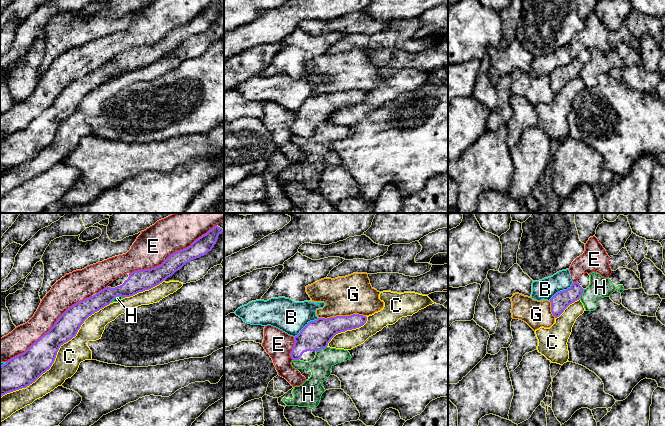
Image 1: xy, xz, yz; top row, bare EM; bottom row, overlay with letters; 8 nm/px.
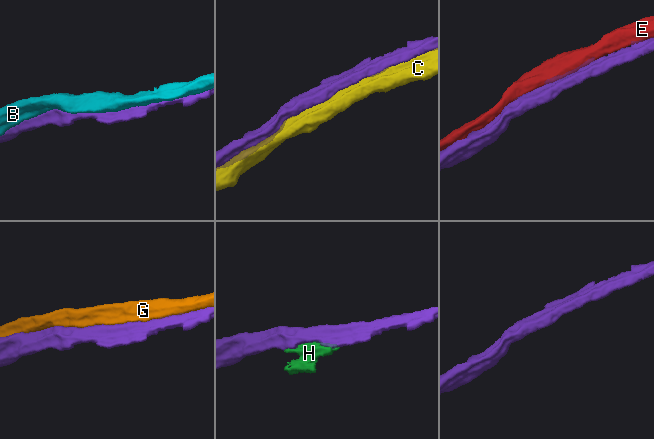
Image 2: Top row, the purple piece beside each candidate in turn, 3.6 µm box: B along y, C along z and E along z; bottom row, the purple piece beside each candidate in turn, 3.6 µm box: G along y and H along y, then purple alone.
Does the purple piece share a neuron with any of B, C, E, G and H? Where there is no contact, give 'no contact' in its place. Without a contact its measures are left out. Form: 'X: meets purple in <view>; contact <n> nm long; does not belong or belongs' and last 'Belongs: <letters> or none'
B: meets purple in yz; contact 240 nm long; does not belong
C: meets purple in xy; contact 1150 nm long; does not belong
E: meets purple in xy; contact 800 nm long; does not belong
G: meets purple in xz; contact 380 nm long; does not belong
H: meets purple in xz; contact 100 nm long; does not belong
Belongs: none

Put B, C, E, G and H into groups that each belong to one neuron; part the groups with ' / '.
B / C / E / G / H

